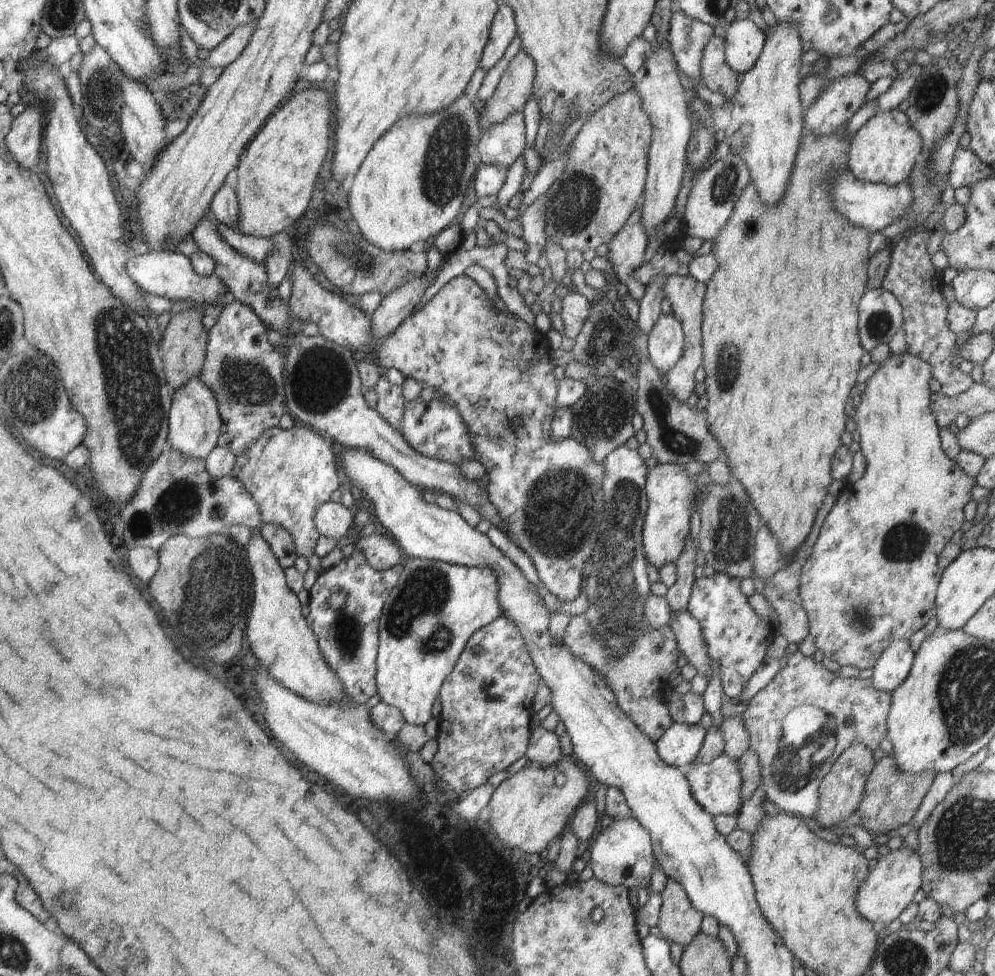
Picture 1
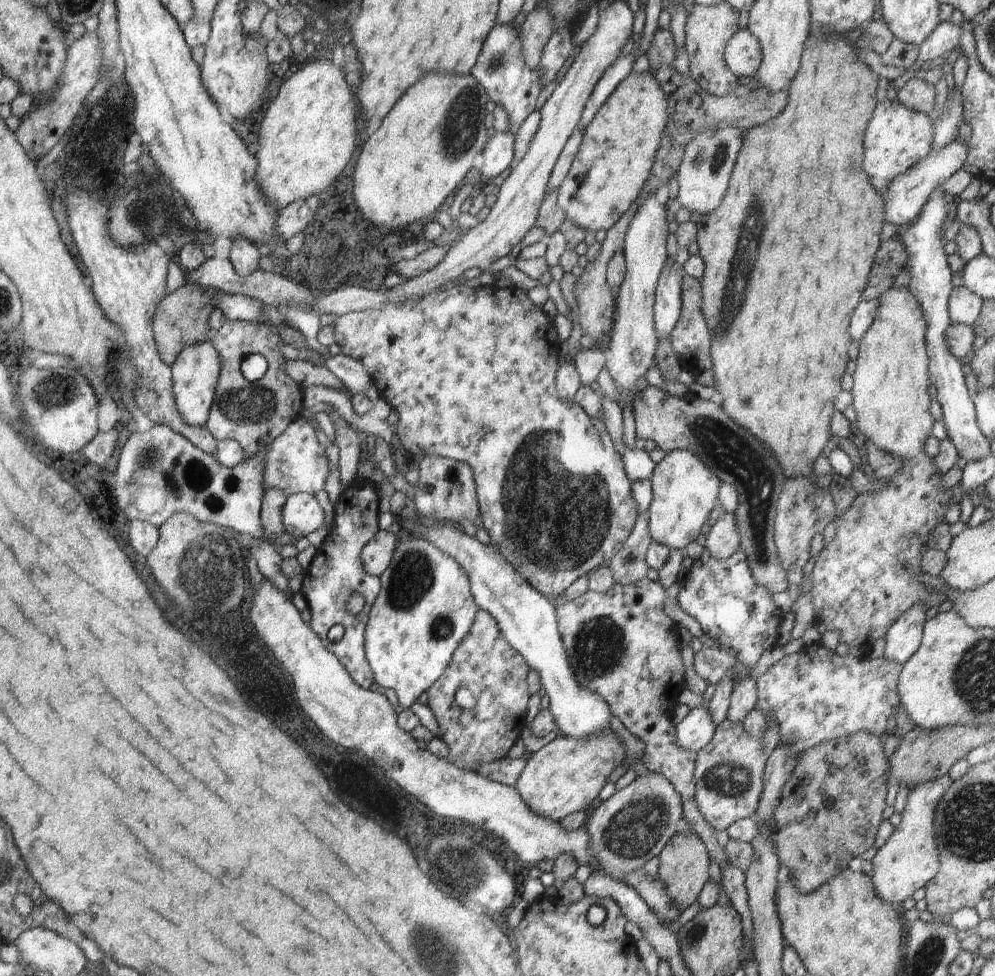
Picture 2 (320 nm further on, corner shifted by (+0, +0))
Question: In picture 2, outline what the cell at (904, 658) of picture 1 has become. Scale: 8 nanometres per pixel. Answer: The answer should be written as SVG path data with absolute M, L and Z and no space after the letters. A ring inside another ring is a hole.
M922 603L913 604L889 626L885 634L886 659L904 664L918 650L923 639L926 611Z

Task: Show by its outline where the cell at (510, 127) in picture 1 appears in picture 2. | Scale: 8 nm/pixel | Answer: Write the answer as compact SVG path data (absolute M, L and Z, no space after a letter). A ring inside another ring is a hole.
M495 23L484 39L480 54L471 70L471 75L486 89L489 100L502 104L510 122L513 133L526 120L526 117L539 106L540 72L539 68L531 69L523 59L522 35L516 24Z

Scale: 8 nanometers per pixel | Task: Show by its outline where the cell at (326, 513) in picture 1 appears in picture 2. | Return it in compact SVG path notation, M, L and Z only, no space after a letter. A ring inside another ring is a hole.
M296 493L285 497L281 521L290 536L305 538L324 524L324 514L314 495Z

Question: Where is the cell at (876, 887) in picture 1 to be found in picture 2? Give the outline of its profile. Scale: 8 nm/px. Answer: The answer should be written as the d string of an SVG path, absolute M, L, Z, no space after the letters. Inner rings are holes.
M949 775L941 776L913 786L901 812L901 822L872 857L873 875L871 876L876 894L888 904L900 906L904 900L926 886L939 871L939 852L934 828L935 808L953 780Z

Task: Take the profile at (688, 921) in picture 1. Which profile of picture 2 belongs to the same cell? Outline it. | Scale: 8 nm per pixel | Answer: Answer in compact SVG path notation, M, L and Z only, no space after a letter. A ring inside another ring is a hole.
M690 828L682 829L668 841L659 854L658 877L667 888L667 895L682 912L699 899L702 887L710 880L709 858L702 839Z

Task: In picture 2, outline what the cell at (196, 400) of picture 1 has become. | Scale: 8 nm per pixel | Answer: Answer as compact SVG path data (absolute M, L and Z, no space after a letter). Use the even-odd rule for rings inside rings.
M210 340L187 344L171 366L174 400L182 418L195 427L204 427L216 396L220 357Z

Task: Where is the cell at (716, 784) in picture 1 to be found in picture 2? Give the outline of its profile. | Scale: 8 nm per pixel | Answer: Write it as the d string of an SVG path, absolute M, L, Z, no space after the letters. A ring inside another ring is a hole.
M724 719L712 740L697 752L695 799L702 816L715 831L727 830L736 821L752 818L763 791L763 772L767 756L763 742L745 731L742 723Z

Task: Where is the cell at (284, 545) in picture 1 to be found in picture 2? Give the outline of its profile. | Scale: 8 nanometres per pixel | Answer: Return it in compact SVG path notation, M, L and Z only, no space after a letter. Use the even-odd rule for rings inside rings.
M271 488L265 490L262 499L260 518L264 529L264 540L268 540L272 546L276 546L273 544L273 540L282 536L285 532L281 521L281 512L285 503L285 497L285 494L279 488Z

